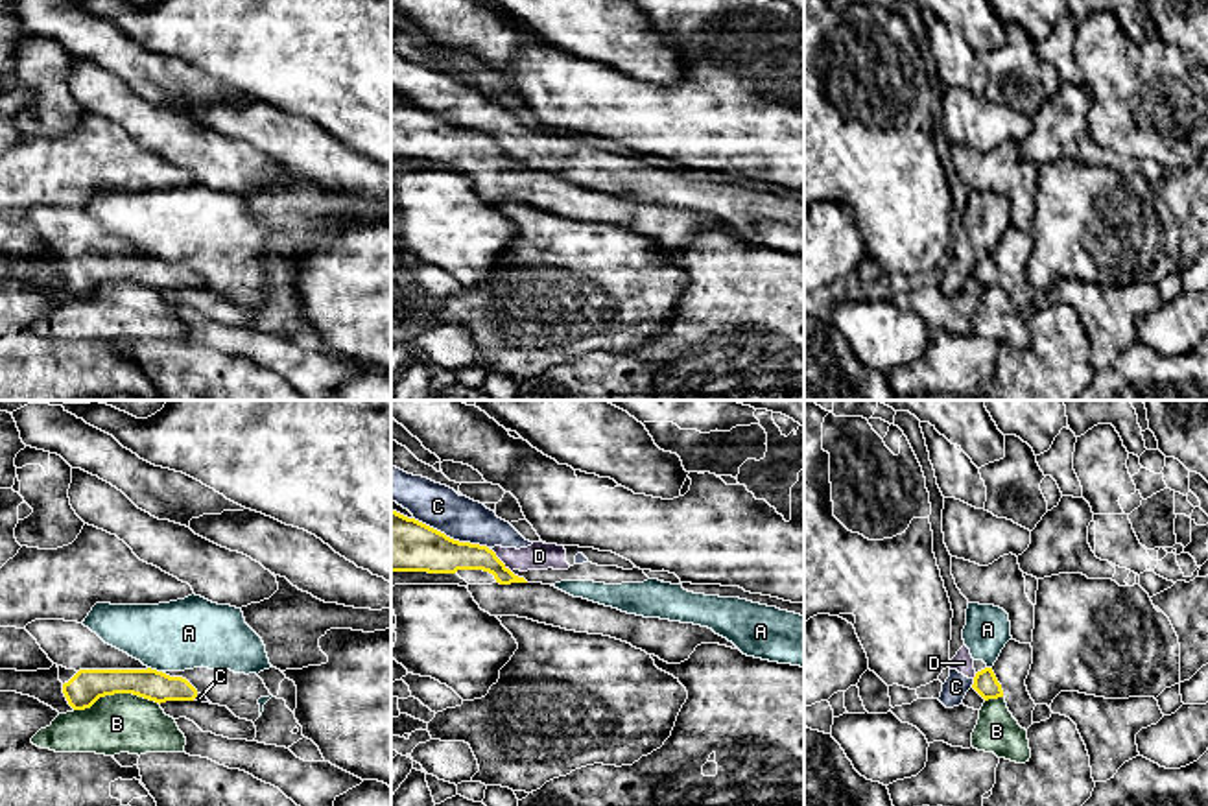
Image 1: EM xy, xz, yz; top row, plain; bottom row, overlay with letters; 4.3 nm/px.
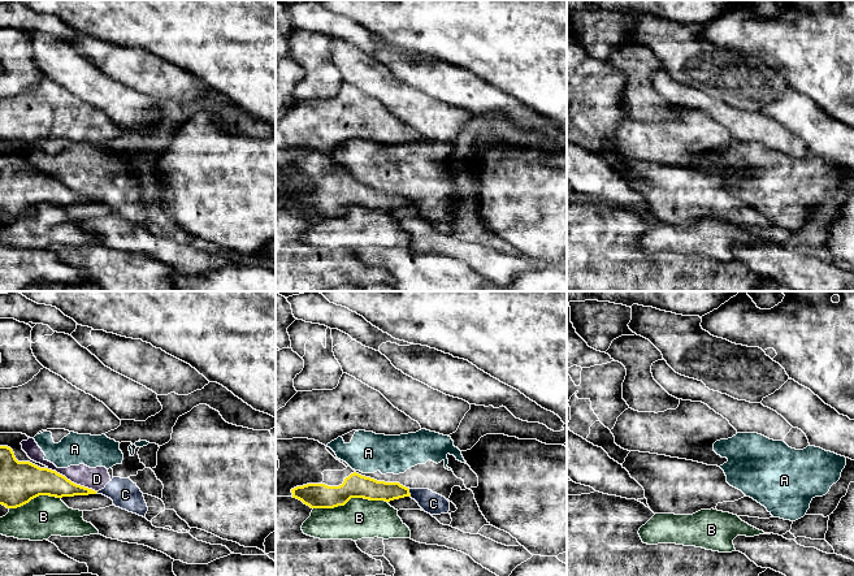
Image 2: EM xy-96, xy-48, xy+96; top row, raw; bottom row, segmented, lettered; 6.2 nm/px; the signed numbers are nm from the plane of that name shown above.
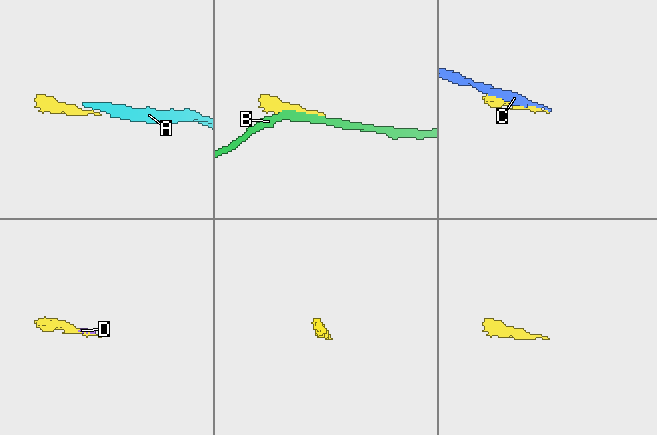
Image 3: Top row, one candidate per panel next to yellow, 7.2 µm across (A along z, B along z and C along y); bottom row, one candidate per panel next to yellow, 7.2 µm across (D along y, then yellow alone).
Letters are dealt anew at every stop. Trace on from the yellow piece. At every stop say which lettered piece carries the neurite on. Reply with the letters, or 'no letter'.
no letter

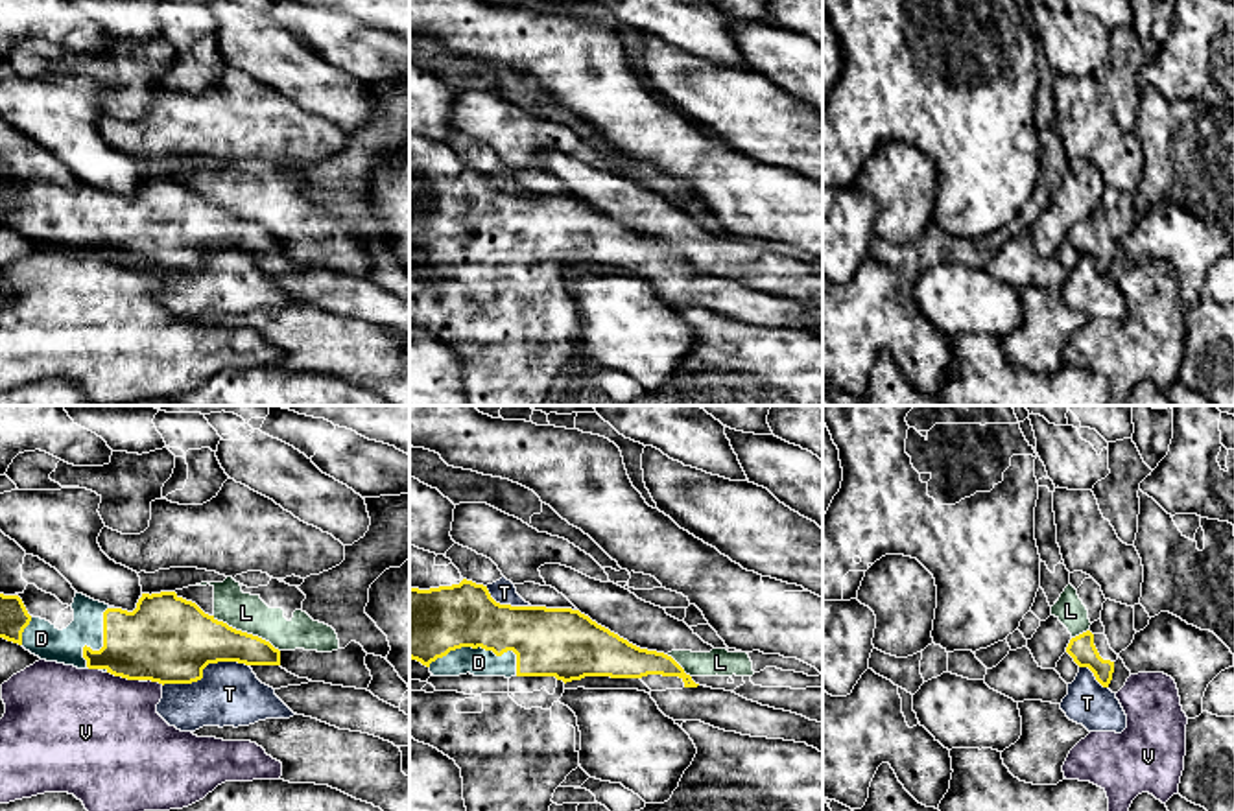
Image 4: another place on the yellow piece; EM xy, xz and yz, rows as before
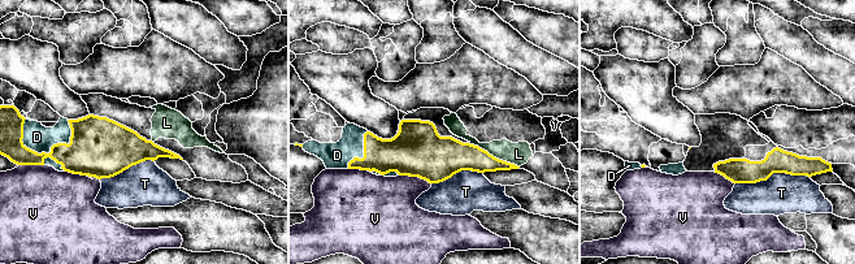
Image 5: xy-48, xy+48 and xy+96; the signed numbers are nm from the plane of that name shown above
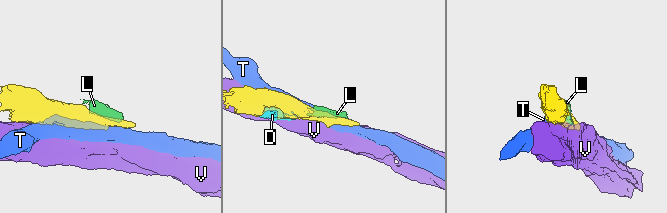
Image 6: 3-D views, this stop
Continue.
D

